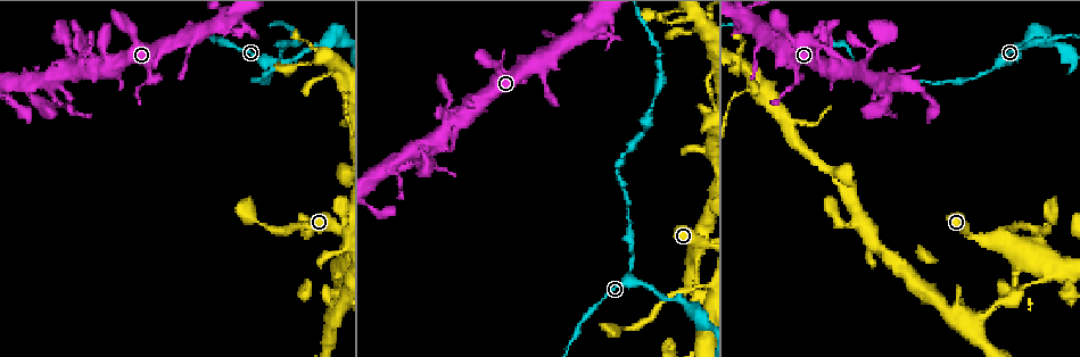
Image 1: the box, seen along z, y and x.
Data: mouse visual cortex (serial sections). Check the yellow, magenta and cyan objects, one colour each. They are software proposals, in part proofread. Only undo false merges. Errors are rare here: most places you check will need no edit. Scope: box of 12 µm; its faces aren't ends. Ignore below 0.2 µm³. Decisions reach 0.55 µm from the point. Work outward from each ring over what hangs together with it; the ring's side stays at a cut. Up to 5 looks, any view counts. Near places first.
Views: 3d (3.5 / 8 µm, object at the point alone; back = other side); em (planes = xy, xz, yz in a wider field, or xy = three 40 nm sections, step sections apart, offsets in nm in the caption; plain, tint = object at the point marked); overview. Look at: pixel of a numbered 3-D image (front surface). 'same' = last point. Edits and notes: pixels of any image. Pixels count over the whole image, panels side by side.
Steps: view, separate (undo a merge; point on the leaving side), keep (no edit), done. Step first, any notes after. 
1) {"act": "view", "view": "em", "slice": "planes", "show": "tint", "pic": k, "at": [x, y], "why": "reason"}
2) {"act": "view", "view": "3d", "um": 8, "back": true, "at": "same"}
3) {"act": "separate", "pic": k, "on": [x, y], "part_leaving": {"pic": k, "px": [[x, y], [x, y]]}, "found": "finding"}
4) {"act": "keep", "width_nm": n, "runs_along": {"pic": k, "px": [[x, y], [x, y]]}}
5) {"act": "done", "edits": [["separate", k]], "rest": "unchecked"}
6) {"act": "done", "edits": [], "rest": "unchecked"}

{"act": "view", "view": "3d", "um": 3.5, "pic": 1, "at": [26, 84], "why": "side arm on a straight run"}

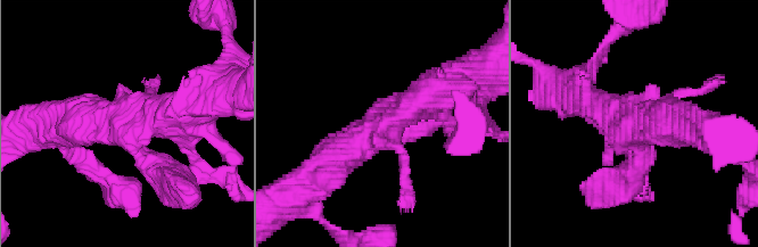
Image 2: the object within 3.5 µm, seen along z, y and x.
{"act": "view", "view": "em", "slice": "xy", "step": 1, "show": "tint", "pic": 2, "at": [638, 120]}

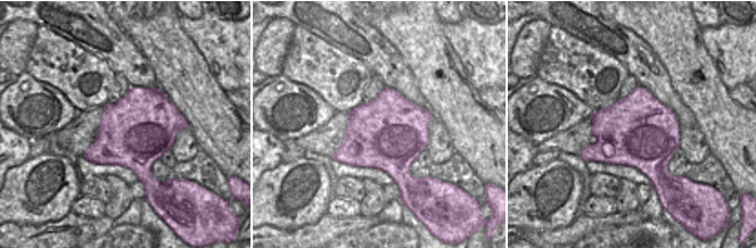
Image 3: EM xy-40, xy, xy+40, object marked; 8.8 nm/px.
{"act": "keep", "found": "one cell here"}

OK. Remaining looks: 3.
{"act": "view", "view": "3d", "um": 8, "pic": 1, "at": [632, 266], "why": "calibre changes"}

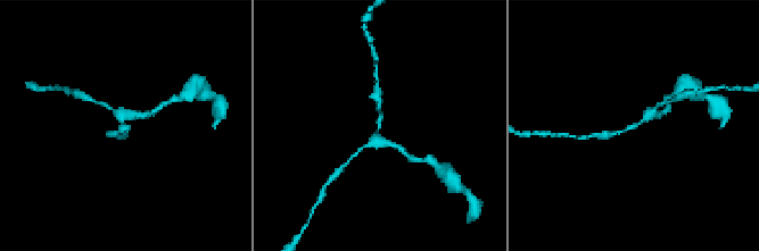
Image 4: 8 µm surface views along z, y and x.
{"act": "view", "view": "em", "slice": "xy", "step": 1, "show": "tint", "pic": 4, "at": [123, 122], "arm_widths_nm": [150, 250]}

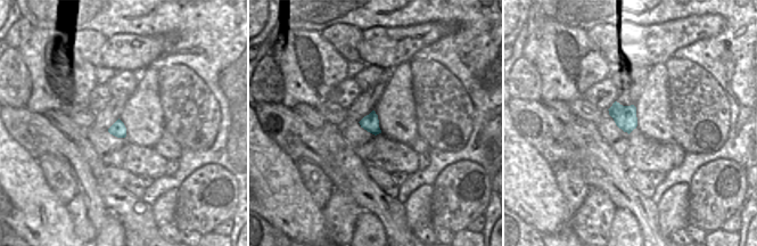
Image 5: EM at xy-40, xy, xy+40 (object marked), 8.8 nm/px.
{"act": "keep", "runs_along": {"pic": 4, "px": [[654, 108], [633, 127], [604, 134]]}, "found": "all the same cell"}

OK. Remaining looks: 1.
{"act": "done", "edits": [], "rest": "unchecked"}

